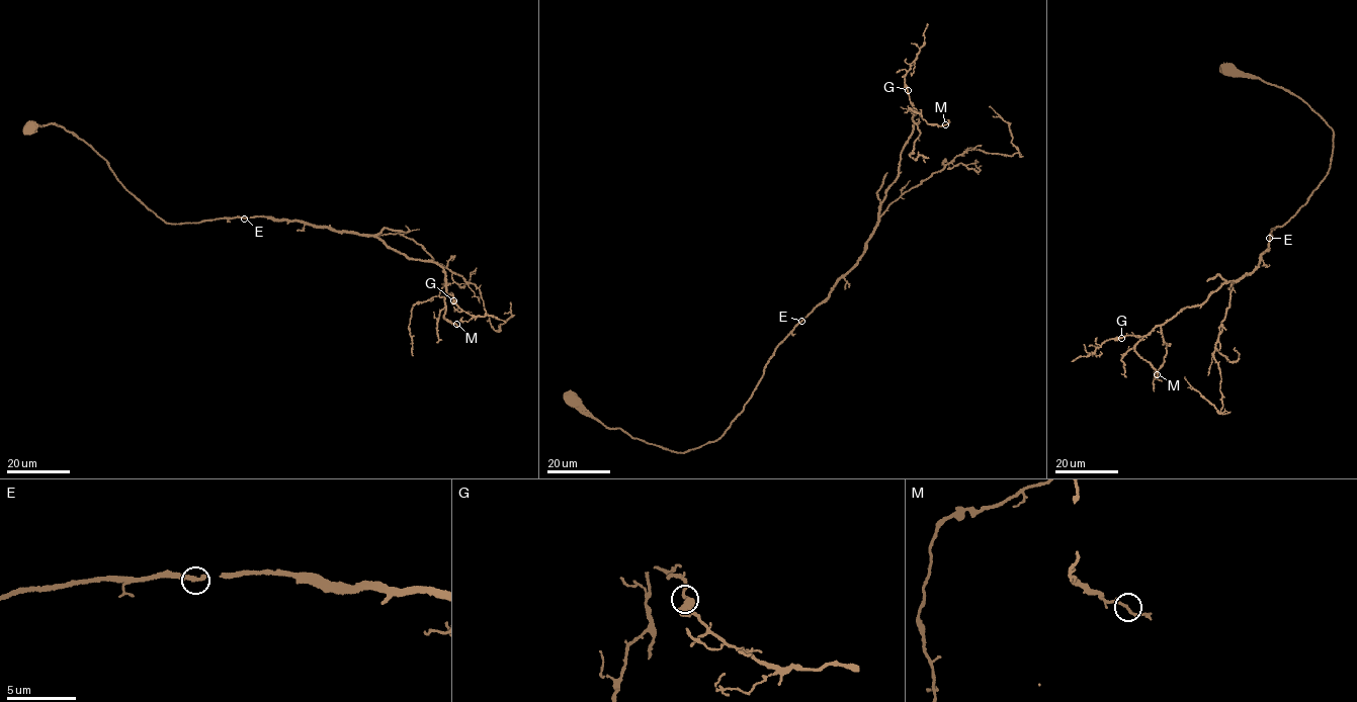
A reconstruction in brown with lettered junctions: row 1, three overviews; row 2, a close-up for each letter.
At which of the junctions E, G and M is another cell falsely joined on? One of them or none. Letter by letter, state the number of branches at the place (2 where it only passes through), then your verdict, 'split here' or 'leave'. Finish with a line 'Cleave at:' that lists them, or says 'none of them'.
E: branches 1; leave
G: branches 2; leave
M: branches 2; leave
Cleave at: none of them

